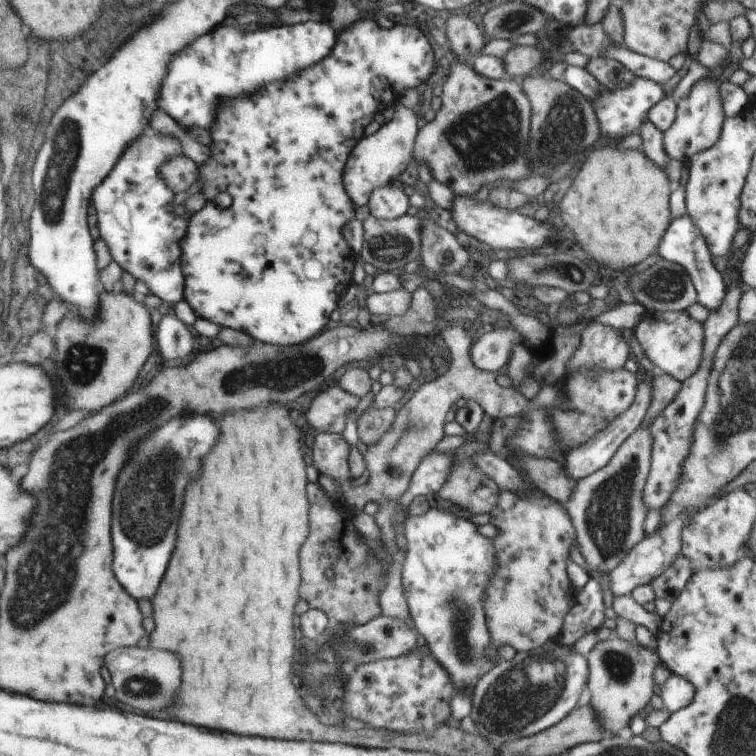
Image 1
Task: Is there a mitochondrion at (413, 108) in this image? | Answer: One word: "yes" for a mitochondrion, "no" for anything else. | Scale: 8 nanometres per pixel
no

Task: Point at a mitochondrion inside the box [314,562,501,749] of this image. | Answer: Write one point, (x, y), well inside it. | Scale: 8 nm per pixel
(460, 615)

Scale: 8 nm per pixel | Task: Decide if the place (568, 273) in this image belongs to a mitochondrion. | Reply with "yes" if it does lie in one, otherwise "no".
yes

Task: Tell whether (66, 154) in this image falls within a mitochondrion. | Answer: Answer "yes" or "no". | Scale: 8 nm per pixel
yes

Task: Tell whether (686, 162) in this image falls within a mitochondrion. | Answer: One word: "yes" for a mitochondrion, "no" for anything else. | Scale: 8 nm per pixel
no

